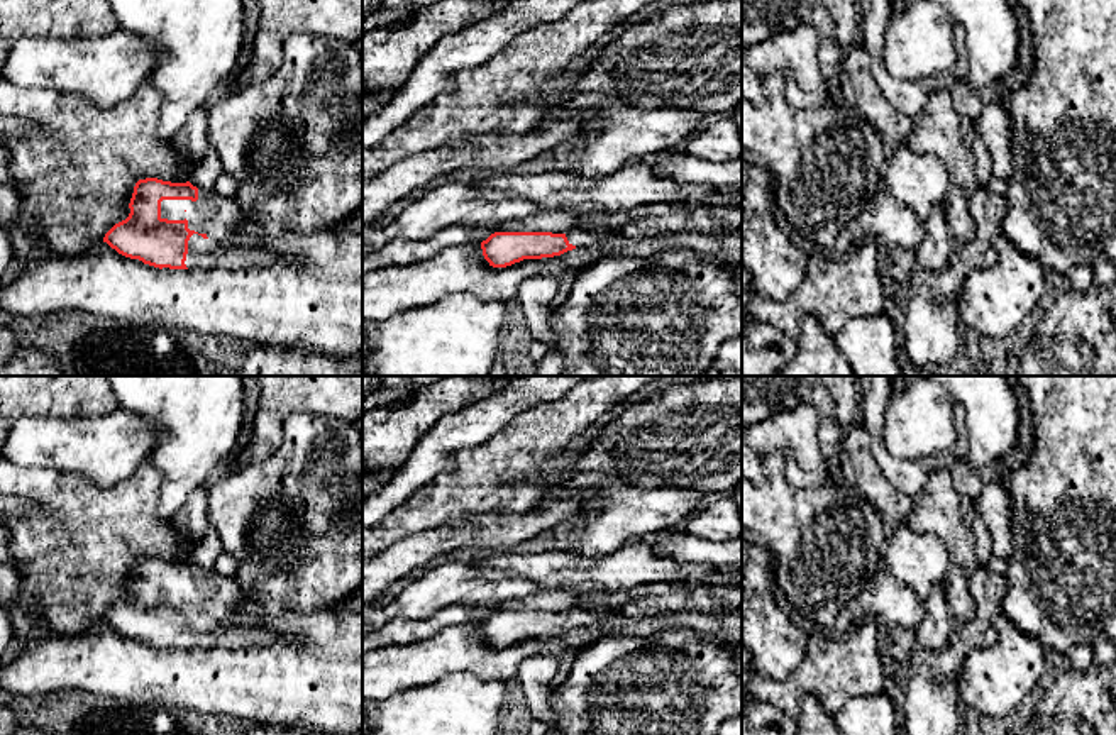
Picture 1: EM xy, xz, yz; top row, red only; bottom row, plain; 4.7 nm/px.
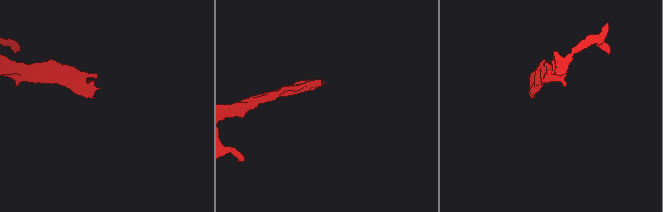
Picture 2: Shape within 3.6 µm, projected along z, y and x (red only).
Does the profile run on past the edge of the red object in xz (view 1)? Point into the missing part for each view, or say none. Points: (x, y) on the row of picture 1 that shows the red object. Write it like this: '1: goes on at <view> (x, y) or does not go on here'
1: goes on at xz (715, 221)

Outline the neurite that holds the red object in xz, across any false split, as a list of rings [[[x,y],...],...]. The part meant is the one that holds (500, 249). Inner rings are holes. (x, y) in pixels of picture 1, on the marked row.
[[[742,205],[696,207],[659,217],[644,217],[622,227],[574,229],[566,234],[552,232],[494,232],[481,242],[483,256],[493,268],[506,268],[523,259],[561,256],[572,249],[588,247],[593,239],[601,246],[613,239],[649,240],[669,234],[727,235],[742,229]]]

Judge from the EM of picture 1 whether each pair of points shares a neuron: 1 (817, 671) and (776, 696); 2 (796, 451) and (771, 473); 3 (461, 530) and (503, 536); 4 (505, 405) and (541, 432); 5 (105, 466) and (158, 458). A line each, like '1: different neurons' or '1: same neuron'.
1: same neuron
2: different neurons
3: same neuron
4: different neurons
5: different neurons

